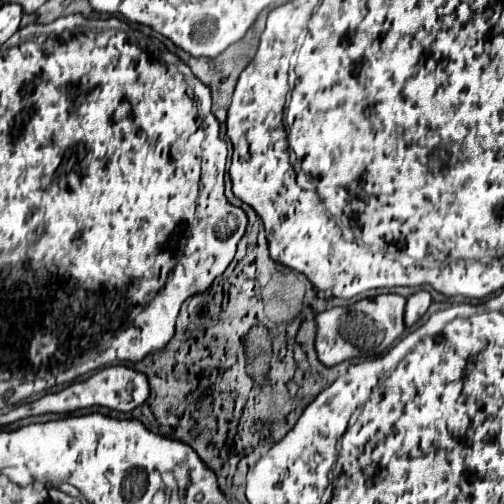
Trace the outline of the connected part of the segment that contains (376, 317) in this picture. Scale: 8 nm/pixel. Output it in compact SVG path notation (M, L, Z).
M380 294L376 298L364 298L356 304L352 304L350 308L330 308L330 310L324 310L320 314L316 314L316 342L314 342L314 348L316 348L316 354L318 354L318 360L324 364L324 366L336 366L344 360L350 360L350 358L356 358L356 356L380 356L384 354L402 334L404 334L404 306L406 306L406 298L402 298L400 294Z

